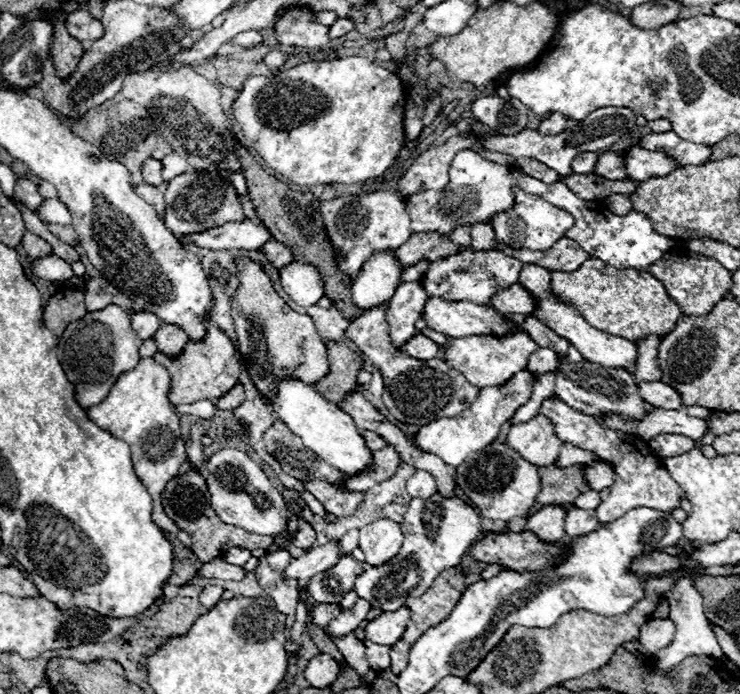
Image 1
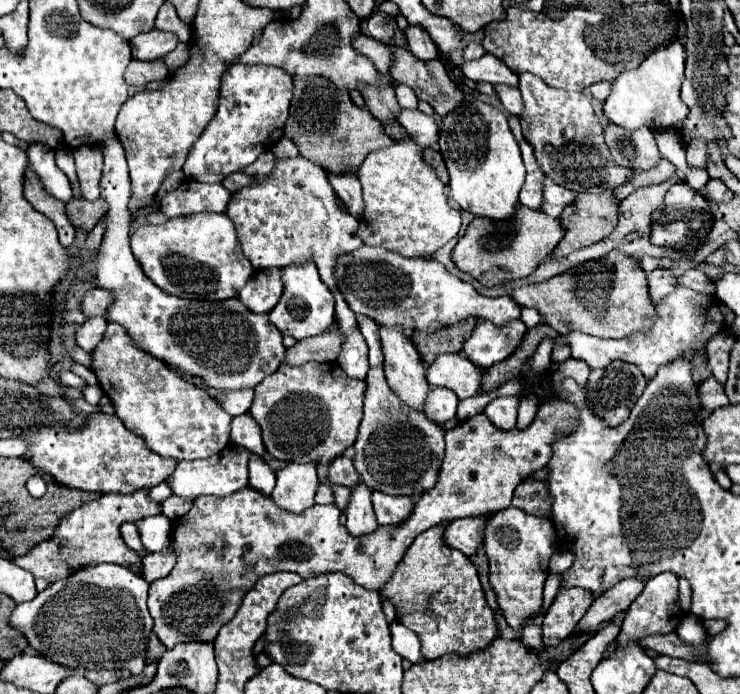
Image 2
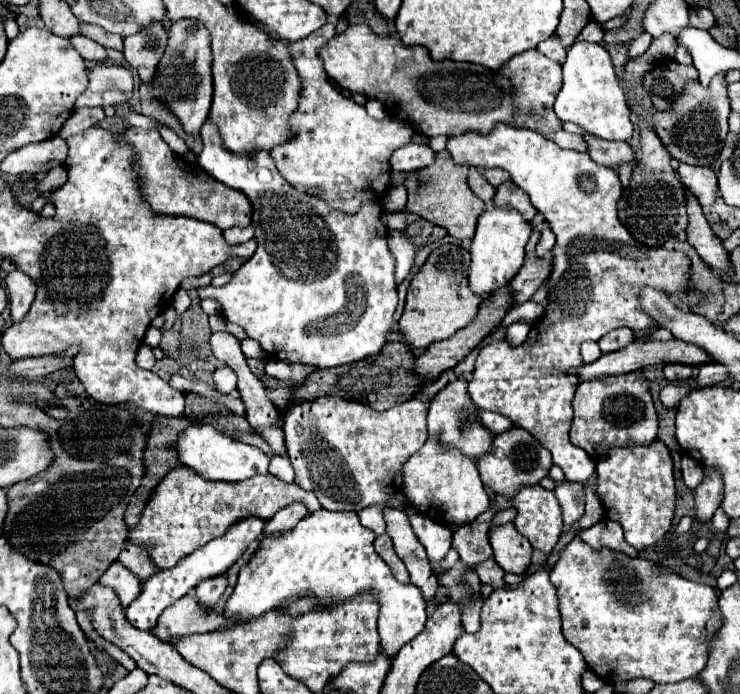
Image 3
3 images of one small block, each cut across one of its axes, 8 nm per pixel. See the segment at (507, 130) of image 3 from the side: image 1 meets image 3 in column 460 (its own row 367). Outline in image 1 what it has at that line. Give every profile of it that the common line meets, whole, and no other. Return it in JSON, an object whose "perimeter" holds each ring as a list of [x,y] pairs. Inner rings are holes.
{"perimeter":[[[140,358],[136,368],[124,372],[116,380],[116,384],[112,386],[112,390],[104,402],[88,408],[88,416],[94,424],[112,432],[116,438],[122,438],[124,442],[128,442],[128,446],[132,450],[134,472],[136,472],[138,480],[144,484],[144,488],[156,488],[156,484],[168,484],[168,480],[172,480],[178,474],[180,464],[186,460],[186,446],[184,446],[184,438],[180,434],[180,418],[176,416],[174,406],[168,400],[168,392],[170,392],[170,376],[168,376],[166,368],[152,358]]]}

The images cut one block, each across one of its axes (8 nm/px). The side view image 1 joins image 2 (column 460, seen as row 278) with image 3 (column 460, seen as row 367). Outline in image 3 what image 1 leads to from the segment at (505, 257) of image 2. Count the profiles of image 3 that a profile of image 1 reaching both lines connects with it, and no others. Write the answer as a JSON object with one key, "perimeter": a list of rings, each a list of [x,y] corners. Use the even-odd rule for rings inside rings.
{"perimeter":[[[442,244],[428,256],[422,270],[412,278],[404,314],[400,318],[400,332],[412,348],[426,348],[432,342],[450,338],[456,330],[468,326],[472,318],[476,318],[482,298],[470,290],[468,270],[470,252],[458,244]]]}

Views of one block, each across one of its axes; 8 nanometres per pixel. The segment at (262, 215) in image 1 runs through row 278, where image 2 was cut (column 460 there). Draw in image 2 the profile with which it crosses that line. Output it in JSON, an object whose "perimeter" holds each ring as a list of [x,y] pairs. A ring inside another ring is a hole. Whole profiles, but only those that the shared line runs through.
{"perimeter":[[[466,318],[460,324],[442,328],[442,330],[432,332],[432,334],[416,330],[412,334],[412,342],[418,348],[418,352],[422,356],[422,362],[426,366],[430,366],[436,360],[436,356],[440,356],[440,354],[460,352],[464,340],[472,334],[474,326],[476,326],[476,318]]]}

